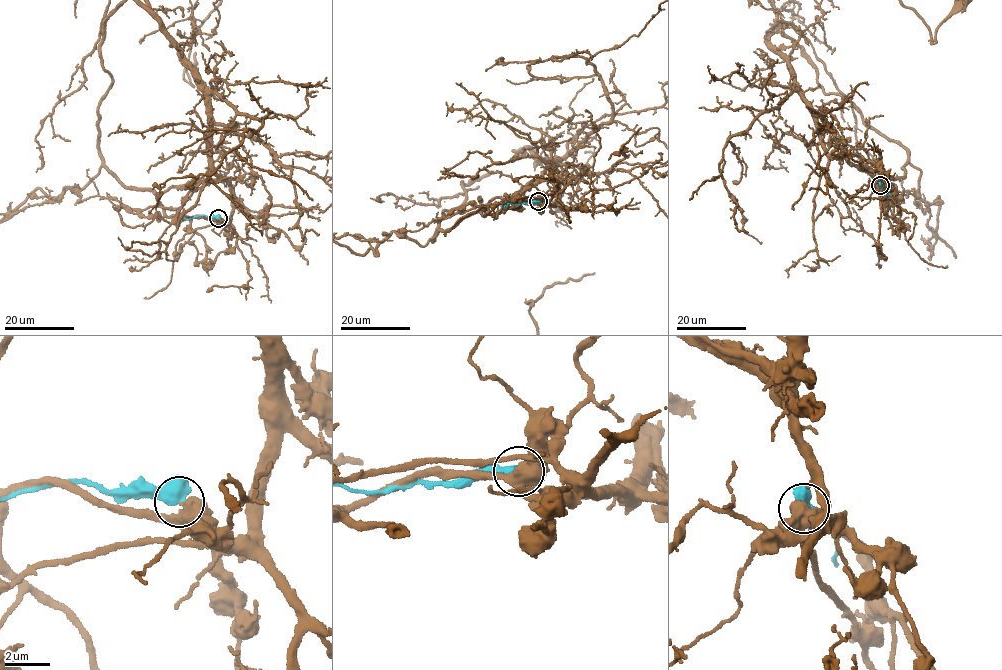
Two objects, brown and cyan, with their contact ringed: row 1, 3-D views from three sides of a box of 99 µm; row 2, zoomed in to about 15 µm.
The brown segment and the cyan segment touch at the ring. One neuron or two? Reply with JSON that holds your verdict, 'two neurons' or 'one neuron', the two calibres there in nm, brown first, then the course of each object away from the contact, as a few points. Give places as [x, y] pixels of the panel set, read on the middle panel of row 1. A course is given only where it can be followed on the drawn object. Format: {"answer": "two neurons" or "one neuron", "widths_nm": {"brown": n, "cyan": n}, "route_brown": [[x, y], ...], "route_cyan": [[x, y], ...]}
{"answer": "two neurons", "widths_nm": {"brown": 650, "cyan": 750}, "route_cyan": [[538, 201], [506, 203], [503, 208]]}

